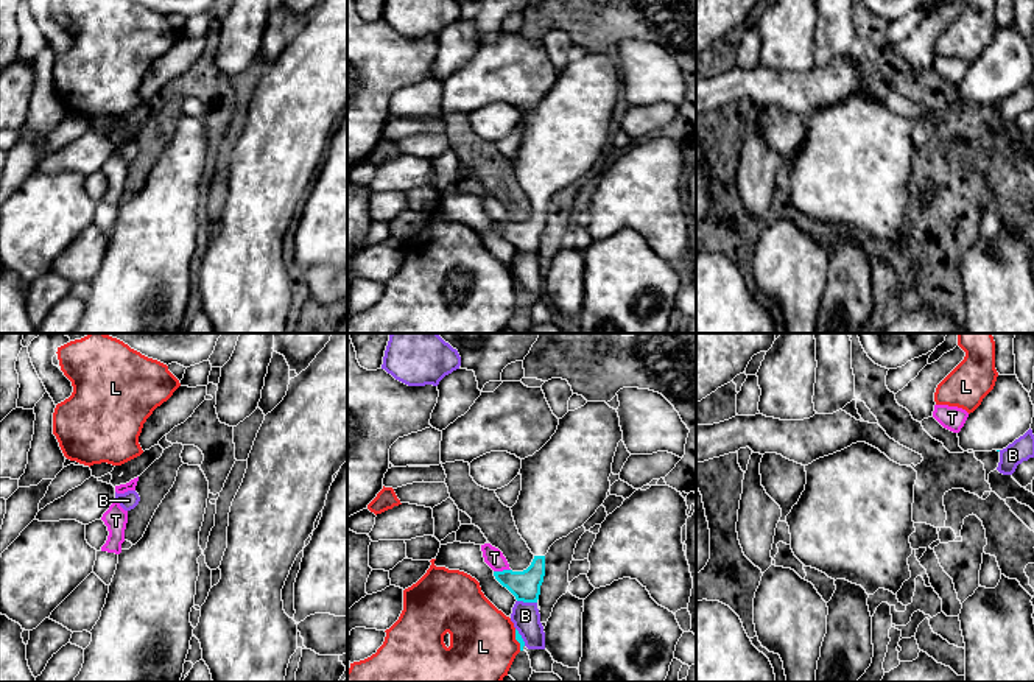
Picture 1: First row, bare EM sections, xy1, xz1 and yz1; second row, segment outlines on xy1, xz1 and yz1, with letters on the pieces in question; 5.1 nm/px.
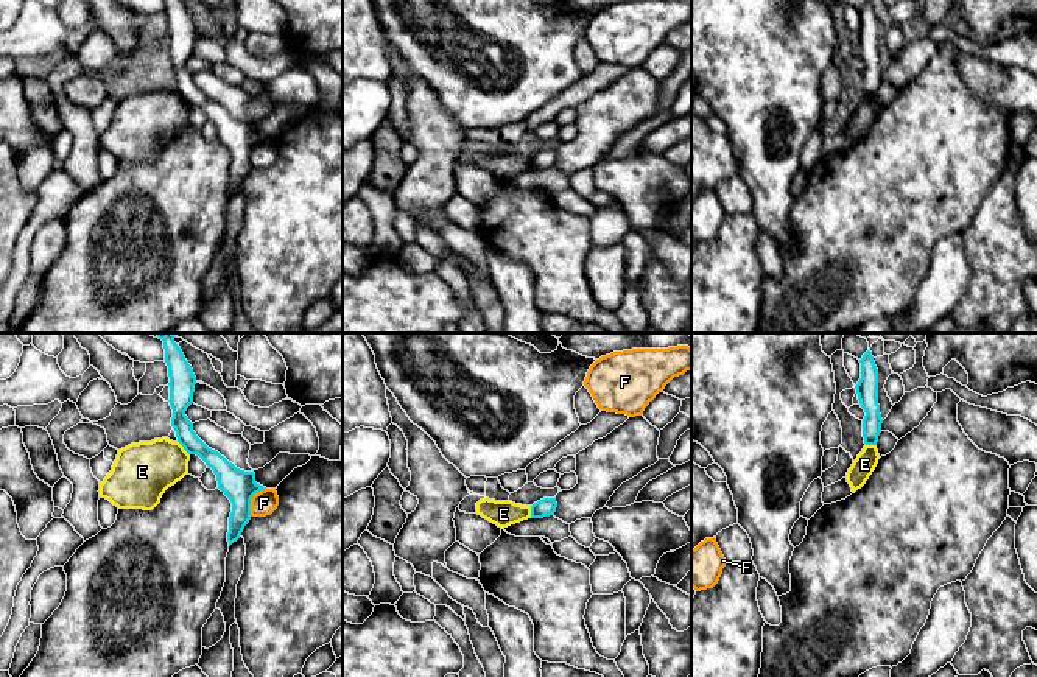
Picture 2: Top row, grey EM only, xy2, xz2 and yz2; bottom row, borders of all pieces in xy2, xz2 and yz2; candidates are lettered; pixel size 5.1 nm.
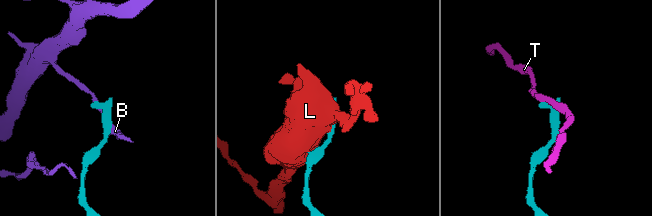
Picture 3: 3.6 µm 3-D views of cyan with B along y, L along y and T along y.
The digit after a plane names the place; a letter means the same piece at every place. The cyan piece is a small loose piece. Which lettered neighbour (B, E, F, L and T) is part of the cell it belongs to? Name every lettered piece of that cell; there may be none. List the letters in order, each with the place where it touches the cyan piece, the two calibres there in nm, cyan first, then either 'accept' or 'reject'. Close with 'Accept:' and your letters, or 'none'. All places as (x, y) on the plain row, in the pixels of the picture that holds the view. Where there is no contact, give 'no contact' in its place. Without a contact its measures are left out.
B: contact xz1 (527, 253); calibres 160 and 140 nm; reject
E: contact xy2 (184, 100); calibres 110 and 300 nm; reject
F: contact xy2 (251, 150); calibres 170 and 130 nm; reject
L: contact xz1 (516, 290); calibres 40 and 340 nm; reject
T: contact xz1 (503, 221); calibres 160 and 100 nm; reject
Accept: none

